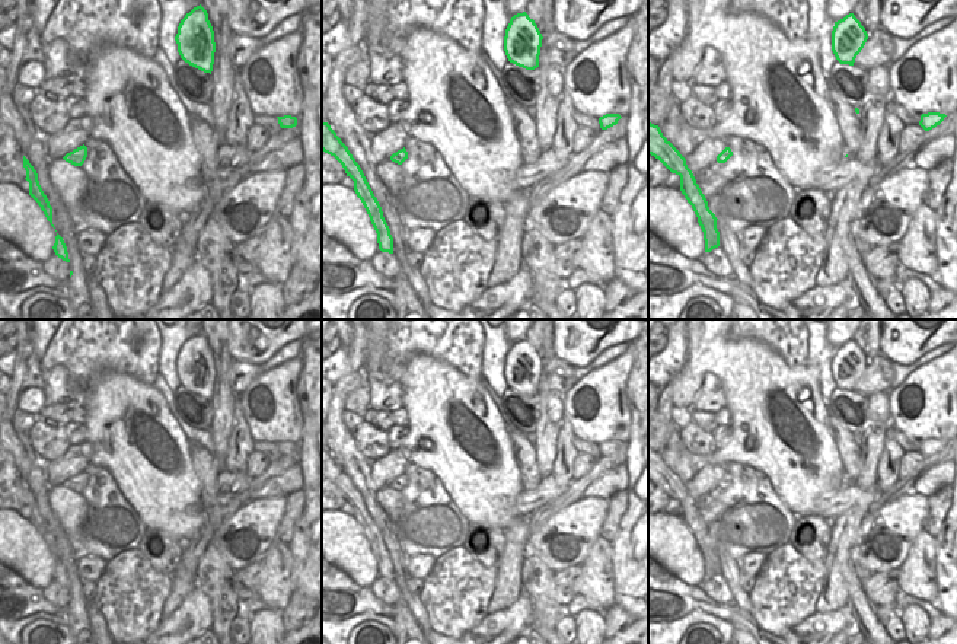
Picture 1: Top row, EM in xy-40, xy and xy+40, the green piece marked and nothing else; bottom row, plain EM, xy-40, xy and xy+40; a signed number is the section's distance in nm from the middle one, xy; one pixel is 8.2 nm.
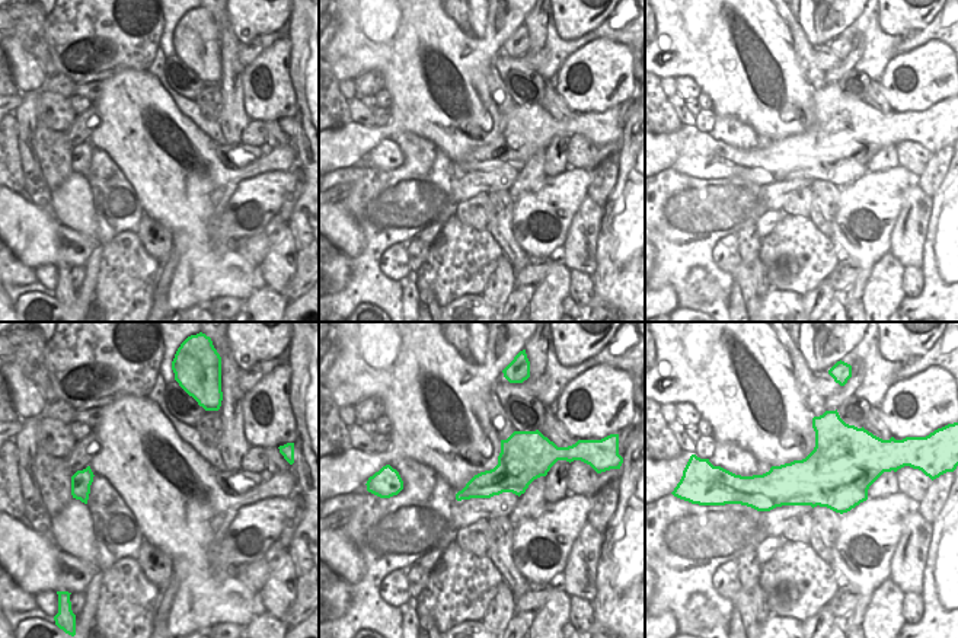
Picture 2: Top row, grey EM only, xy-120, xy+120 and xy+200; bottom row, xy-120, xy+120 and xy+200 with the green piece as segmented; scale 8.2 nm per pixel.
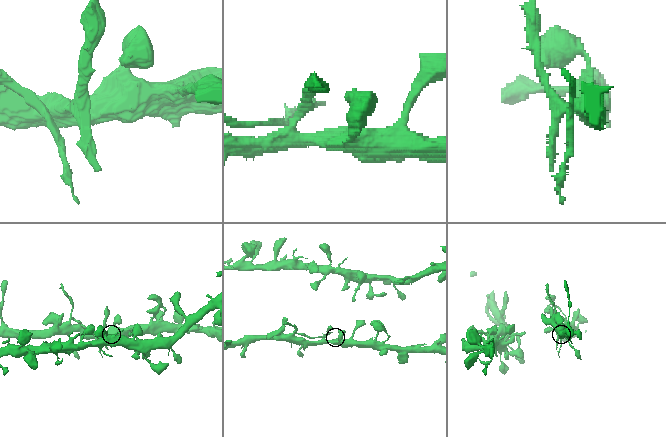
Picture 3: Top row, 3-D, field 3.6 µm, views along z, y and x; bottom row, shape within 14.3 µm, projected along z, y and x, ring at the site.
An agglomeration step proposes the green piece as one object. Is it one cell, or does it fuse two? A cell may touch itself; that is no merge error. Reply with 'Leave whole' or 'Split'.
Leave whole.

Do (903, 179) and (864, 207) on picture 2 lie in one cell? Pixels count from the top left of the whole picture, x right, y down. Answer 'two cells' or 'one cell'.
one cell

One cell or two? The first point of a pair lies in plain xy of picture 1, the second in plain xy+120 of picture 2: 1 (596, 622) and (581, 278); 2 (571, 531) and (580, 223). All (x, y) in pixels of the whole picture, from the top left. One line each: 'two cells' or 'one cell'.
1: one cell
2: two cells

